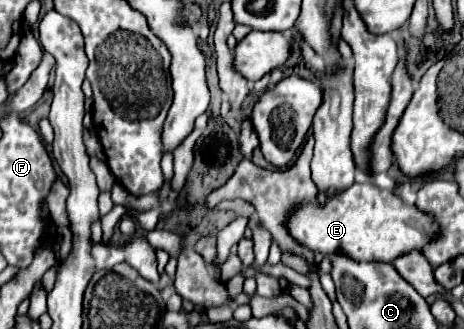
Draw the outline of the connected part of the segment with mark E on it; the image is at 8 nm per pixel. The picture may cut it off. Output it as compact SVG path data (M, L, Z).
M354 183L350 189L330 199L326 207L318 205L318 199L298 207L290 219L288 229L298 243L320 251L340 251L356 261L386 261L392 263L410 251L424 251L442 229L430 213L420 211L416 205L406 205L394 191L380 189L372 183Z

